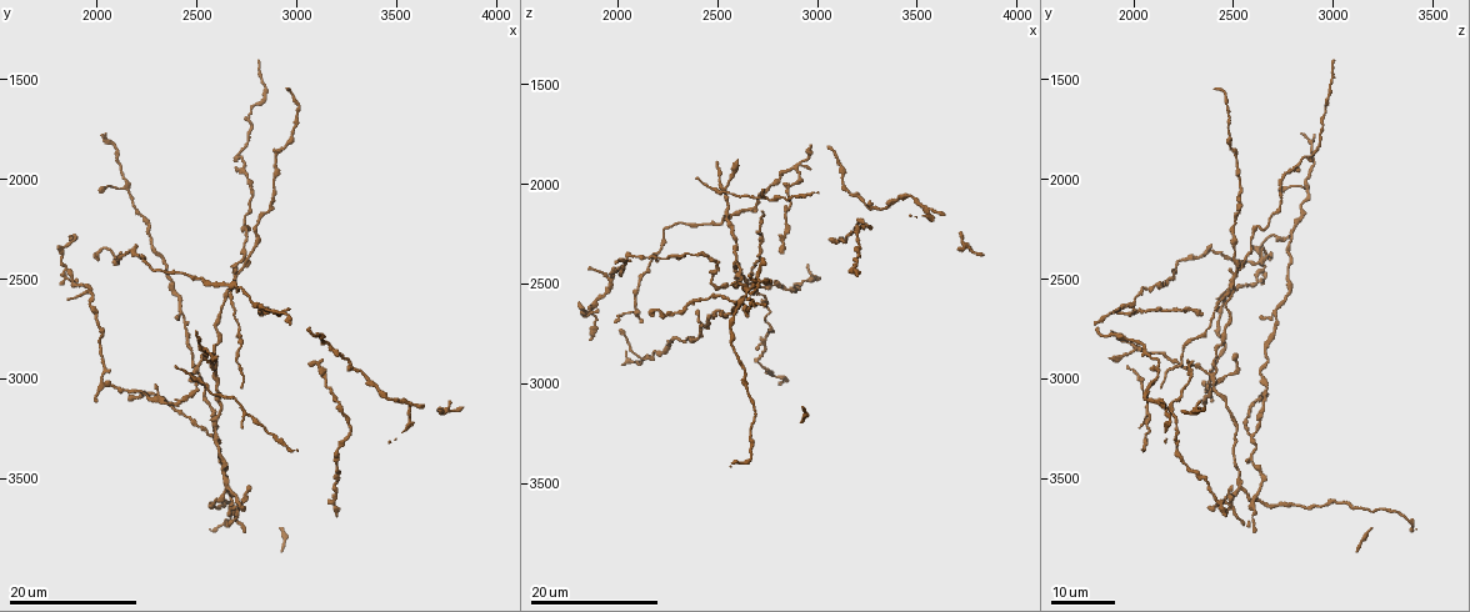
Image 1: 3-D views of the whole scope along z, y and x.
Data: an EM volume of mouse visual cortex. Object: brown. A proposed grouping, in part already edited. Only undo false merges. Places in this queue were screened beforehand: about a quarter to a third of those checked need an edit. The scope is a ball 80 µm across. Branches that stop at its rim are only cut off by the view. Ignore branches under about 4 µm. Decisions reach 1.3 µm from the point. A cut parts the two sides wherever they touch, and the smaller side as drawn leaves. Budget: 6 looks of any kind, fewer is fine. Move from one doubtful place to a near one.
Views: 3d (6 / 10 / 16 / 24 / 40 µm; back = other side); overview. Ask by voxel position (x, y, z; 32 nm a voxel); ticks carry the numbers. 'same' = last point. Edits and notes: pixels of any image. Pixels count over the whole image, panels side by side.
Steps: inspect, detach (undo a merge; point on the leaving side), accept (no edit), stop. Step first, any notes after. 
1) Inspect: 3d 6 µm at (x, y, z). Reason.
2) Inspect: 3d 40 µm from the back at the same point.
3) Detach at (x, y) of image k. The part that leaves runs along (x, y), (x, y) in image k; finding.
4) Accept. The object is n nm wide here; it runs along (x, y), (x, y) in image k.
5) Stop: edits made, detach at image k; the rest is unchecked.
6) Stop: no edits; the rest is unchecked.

Inspect: 3d 24 µm at (2700, 2460, 2500). Looks like a crossing.

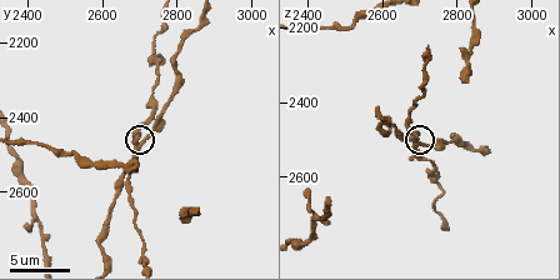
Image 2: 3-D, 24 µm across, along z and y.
Inspect: 3d 6 µm at (2690, 2480, 2510).

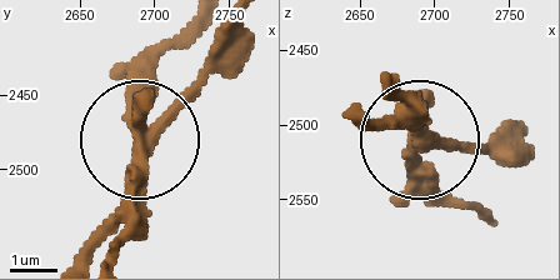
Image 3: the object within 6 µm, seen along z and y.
Accept. 4 arms meet here; it runs along (365, 115), (420, 143), (520, 143) in image 3; continuous, no second cell.

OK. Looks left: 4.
Inspect: 3d 16 µm at (2130, 2040, 2880). A fork.

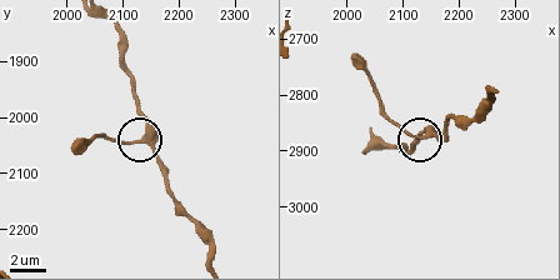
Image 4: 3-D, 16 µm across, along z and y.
Inspect: 3d 6 µm at (2135, 2045, 2870). Closer look.

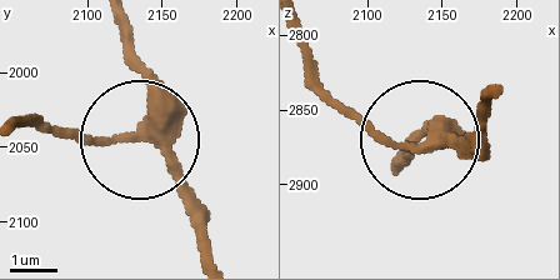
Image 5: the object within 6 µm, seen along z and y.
Accept. It runs along (213, 251), (165, 156), (38, 133) in image 5; continuous, no second cell.

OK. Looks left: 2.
Inspect: 3d 24 µm at (3220, 3120, 2200).

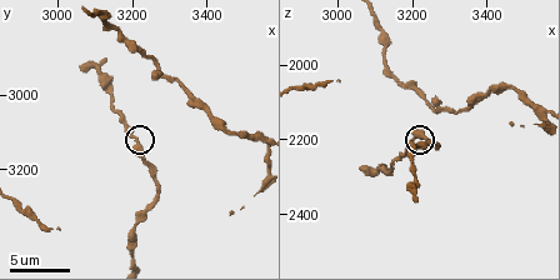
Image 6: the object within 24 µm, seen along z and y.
Inspect: 3d 6 µm at the same point.

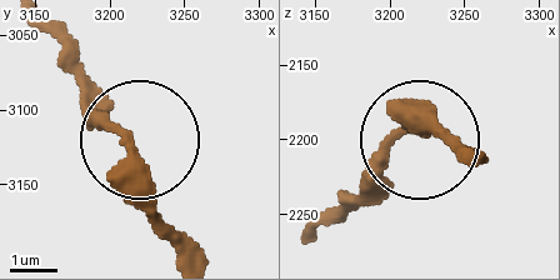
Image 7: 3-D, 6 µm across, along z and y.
Accept. The side arm is 10 µm long; one cell here.

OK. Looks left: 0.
Stop: no edits; the rest is unchecked.

